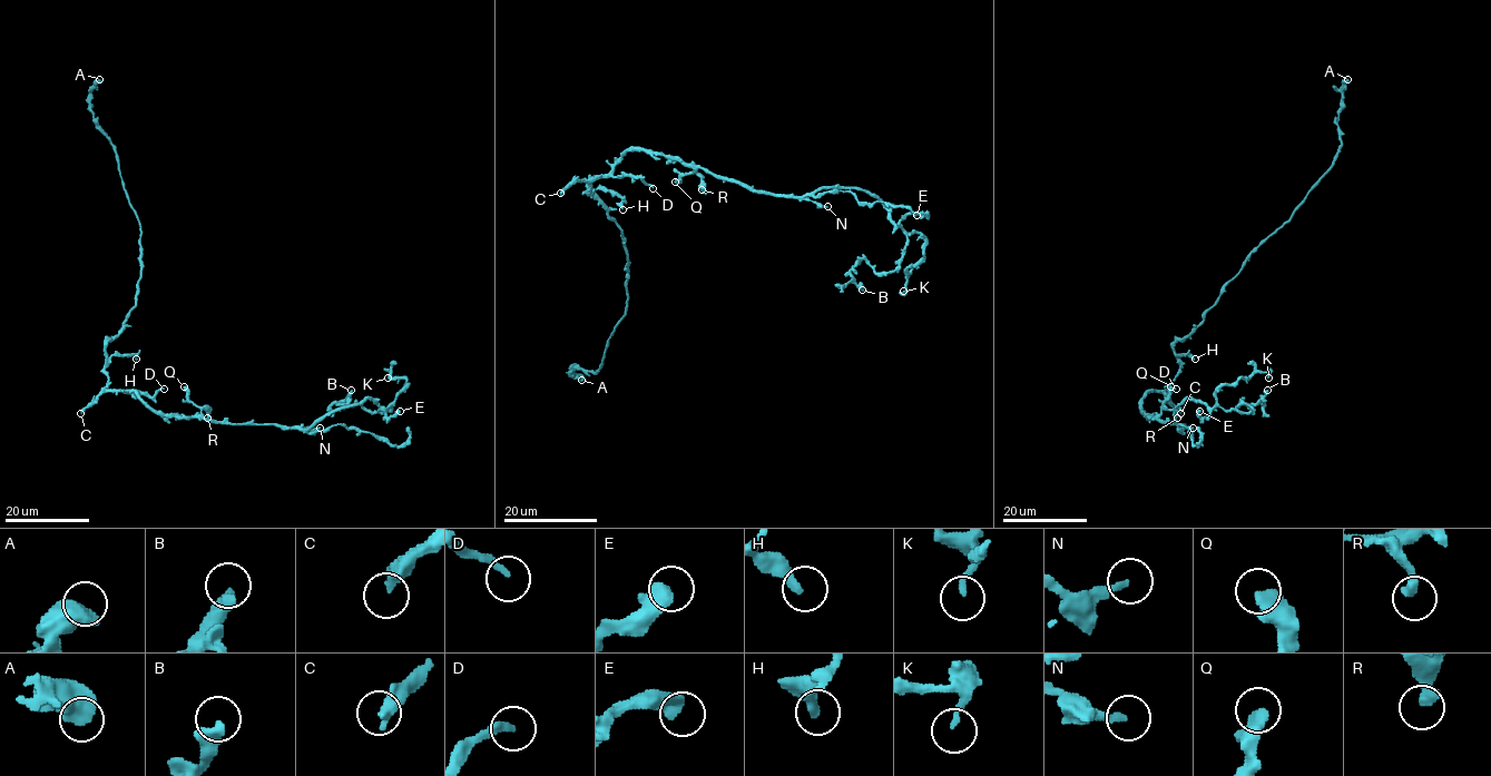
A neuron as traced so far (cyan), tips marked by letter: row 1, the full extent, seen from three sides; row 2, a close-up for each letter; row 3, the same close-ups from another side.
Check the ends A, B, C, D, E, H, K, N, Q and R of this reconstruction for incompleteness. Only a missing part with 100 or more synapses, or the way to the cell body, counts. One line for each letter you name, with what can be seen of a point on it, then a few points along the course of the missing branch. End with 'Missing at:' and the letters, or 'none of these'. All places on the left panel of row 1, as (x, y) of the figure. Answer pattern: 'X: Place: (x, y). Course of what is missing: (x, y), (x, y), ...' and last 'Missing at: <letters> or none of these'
C: Place: (80, 413). Course of what is missing: (80, 413), (30, 475), (18, 455), (43, 412), (40, 337), (87, 291), (107, 182), (98, 165)
Missing at: C

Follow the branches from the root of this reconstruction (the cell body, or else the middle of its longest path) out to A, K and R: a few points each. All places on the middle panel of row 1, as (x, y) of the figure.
A: (618, 159), (587, 193), (587, 186), (621, 231), (627, 310), (601, 366), (571, 373), (581, 380)
K: (618, 159), (627, 150), (664, 153), (777, 195), (869, 192), (893, 222), (924, 241), (903, 291)
R: (618, 159), (627, 150), (677, 156), (700, 178), (702, 189)

